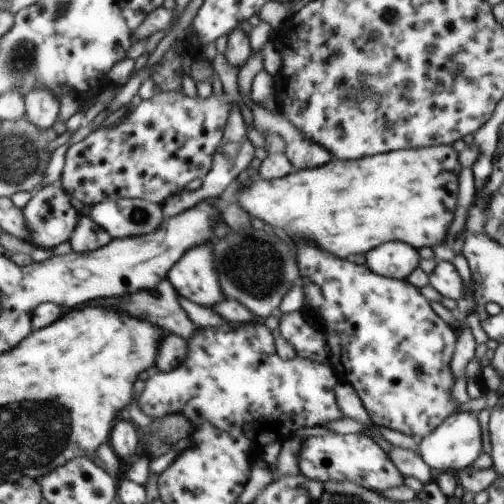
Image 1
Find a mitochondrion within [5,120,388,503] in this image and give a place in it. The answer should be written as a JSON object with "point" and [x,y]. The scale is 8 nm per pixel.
{"point":[237,262]}

